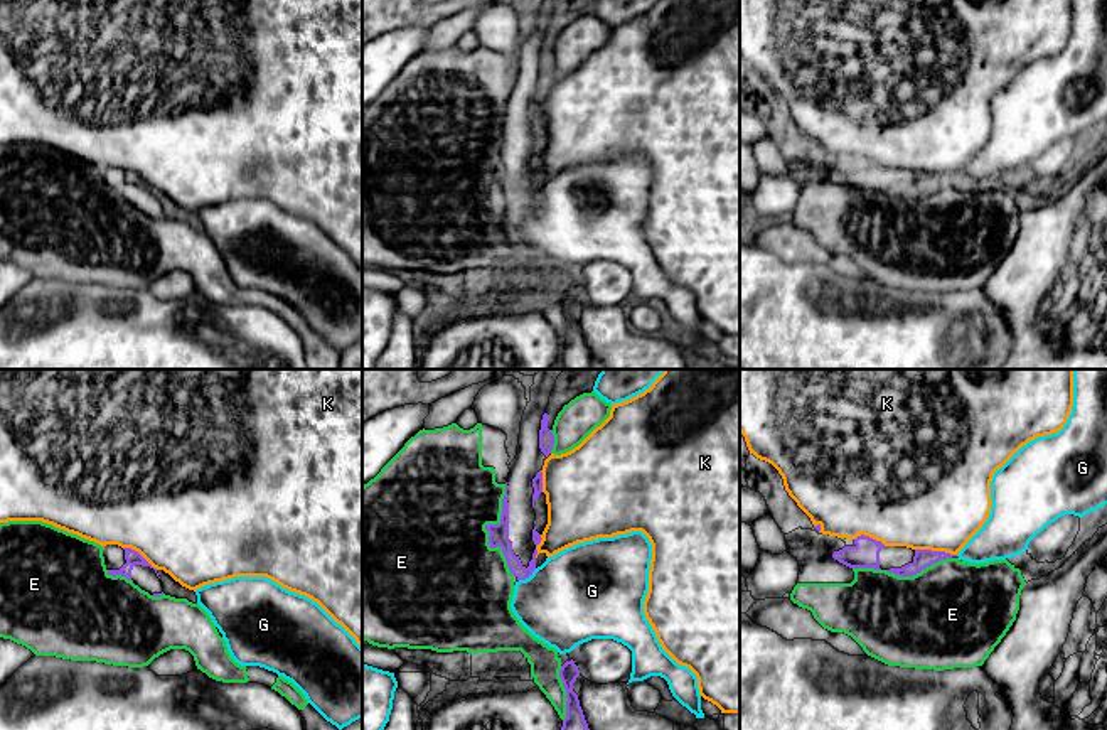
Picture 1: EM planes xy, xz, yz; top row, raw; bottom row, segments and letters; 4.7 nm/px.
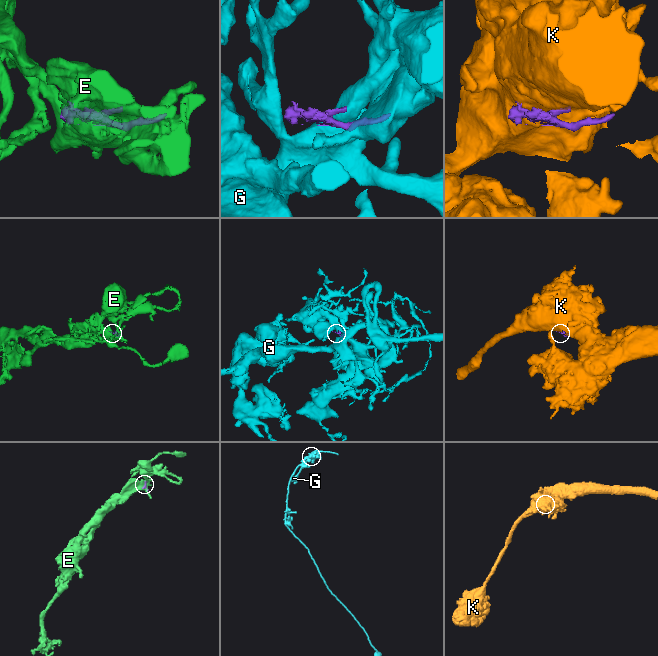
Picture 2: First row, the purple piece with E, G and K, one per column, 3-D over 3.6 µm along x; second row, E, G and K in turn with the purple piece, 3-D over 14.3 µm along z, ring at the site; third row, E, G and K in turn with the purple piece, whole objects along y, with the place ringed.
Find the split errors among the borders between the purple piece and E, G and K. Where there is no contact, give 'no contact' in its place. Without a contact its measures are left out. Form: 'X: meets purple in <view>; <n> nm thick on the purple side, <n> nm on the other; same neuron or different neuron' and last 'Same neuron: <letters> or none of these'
E: meets purple in xz; 100 nm thick on the purple side, 500 nm on the other; different neuron
G: meets purple in xz; 100 nm thick on the purple side, 440 nm on the other; different neuron
K: meets purple in yz; 90 nm thick on the purple side, 480 nm on the other; different neuron
Same neuron: none of these

